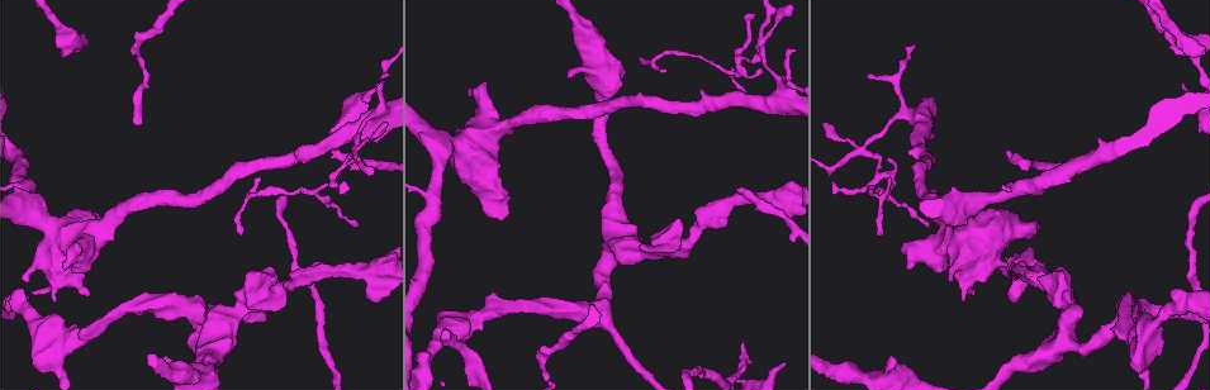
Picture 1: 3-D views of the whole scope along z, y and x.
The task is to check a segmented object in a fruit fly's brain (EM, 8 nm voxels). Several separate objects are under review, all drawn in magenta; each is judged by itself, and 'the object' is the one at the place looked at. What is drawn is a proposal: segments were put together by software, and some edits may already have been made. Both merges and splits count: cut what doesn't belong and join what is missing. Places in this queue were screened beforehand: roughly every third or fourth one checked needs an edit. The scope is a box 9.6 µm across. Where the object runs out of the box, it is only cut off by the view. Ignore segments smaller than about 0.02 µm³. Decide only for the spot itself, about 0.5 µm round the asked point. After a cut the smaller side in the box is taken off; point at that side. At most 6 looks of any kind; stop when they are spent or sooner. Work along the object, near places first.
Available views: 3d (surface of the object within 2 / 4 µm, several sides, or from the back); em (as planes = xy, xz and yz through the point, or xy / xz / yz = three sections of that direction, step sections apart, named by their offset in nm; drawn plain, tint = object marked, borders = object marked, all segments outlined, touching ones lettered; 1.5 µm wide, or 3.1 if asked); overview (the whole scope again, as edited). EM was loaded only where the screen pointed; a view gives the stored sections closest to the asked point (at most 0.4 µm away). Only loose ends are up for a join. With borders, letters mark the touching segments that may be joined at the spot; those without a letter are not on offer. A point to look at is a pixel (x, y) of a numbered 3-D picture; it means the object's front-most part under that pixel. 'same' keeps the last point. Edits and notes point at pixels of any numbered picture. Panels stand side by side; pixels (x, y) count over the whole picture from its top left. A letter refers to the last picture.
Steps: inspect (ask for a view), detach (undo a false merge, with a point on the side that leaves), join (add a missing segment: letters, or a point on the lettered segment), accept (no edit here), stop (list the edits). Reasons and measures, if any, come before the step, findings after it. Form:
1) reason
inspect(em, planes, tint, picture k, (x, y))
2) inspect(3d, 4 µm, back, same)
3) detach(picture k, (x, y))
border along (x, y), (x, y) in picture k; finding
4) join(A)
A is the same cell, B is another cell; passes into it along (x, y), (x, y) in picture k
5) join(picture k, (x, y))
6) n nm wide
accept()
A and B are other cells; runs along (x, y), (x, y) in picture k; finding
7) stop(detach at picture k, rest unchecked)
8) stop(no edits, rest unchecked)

branch stops here
inspect(3d, 2 µm, back, picture 1, (1008, 150))

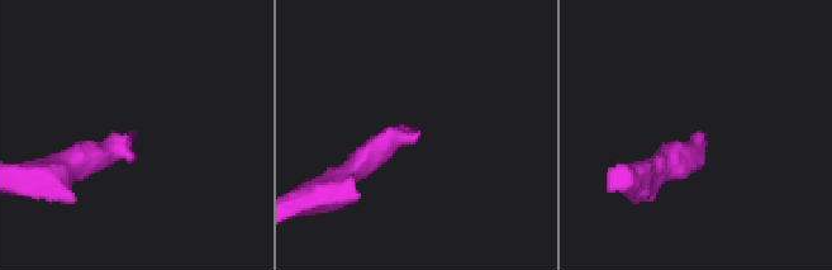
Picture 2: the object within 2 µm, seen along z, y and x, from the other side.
need the tissue
inspect(em, yz, step 8, borders, picture 2, (130, 133))

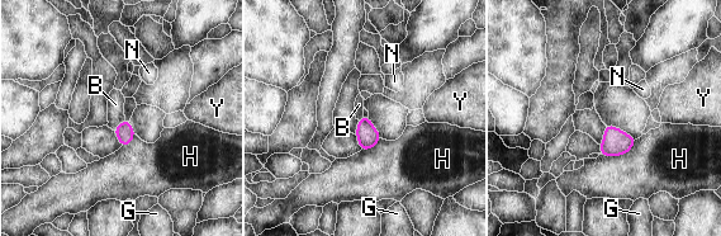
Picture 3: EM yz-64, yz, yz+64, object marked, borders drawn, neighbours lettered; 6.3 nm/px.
another direction
inspect(em, xy, step 8, borders, same)

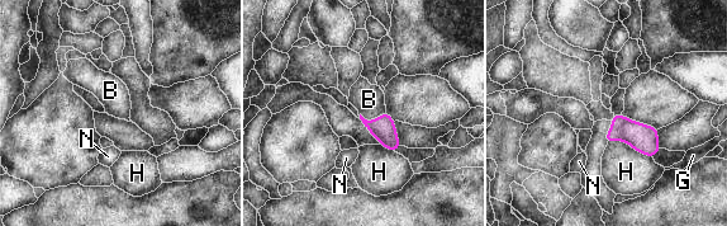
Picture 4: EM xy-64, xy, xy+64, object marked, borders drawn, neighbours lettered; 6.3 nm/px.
join(B)
B is the same cell, G, H and N are other cells; passes into it along (383, 128), (372, 119), (369, 99) in picture 4; it goes on there

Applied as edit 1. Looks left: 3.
see it whole again
inspect(overview)

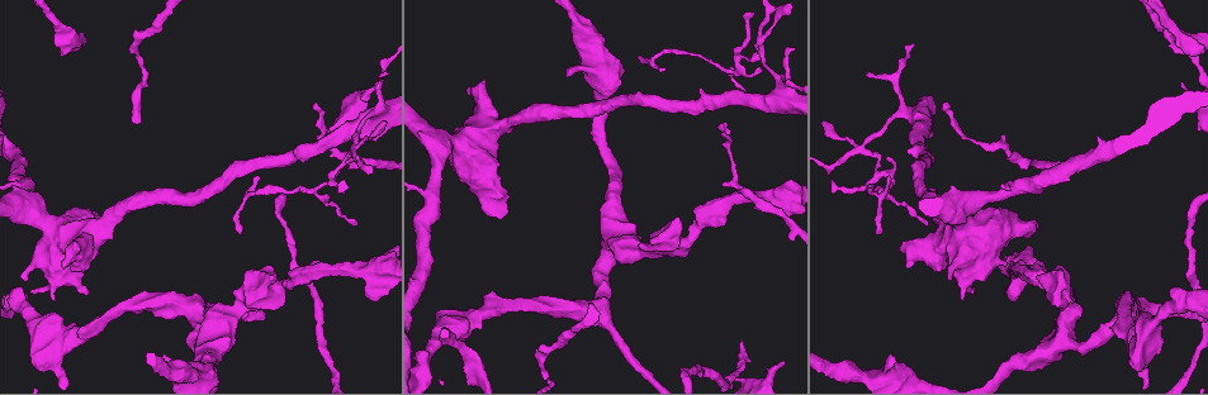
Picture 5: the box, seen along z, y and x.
an open end
inspect(em, planes, plain, picture 5, (782, 363))

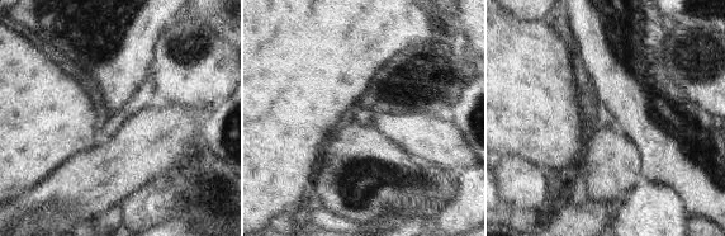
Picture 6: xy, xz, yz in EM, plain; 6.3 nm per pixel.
inspect(em, planes, borders, same)

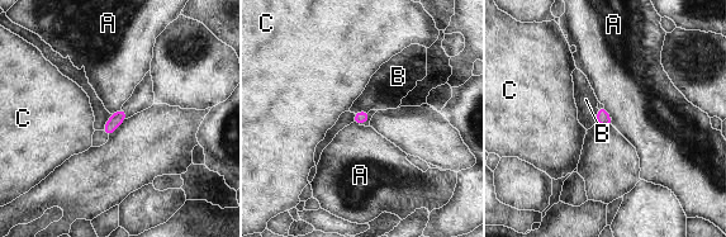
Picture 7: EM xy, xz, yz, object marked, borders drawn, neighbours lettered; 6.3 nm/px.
accept()
A, B and C are other cells; border along (603, 107), (611, 117) in picture 7; no lettered segment goes on from it

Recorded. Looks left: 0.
stop(join at picture 4, rest unchecked)

